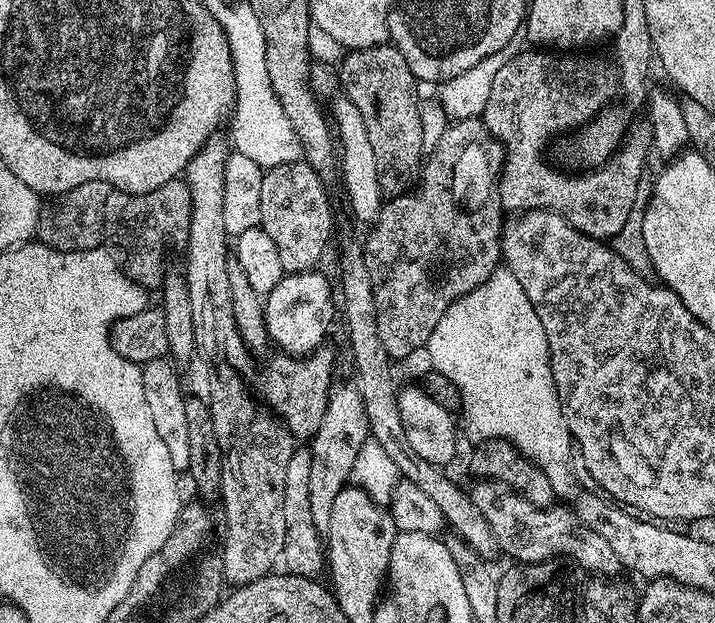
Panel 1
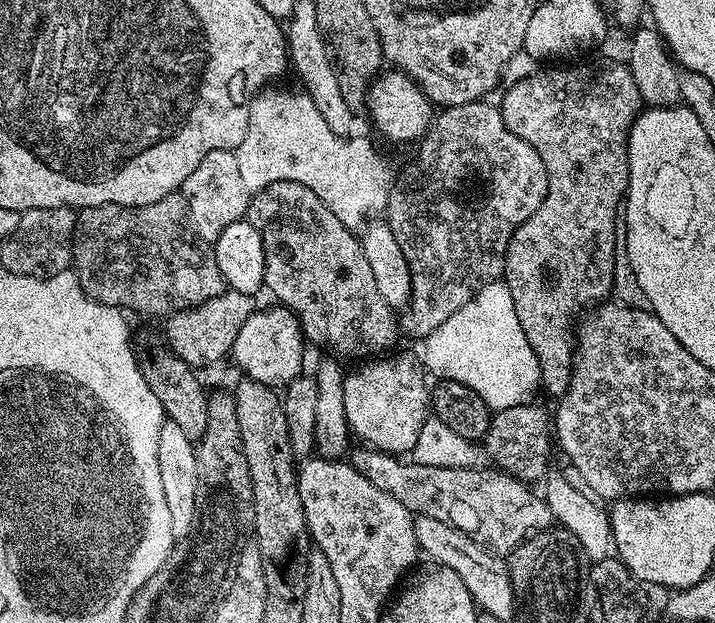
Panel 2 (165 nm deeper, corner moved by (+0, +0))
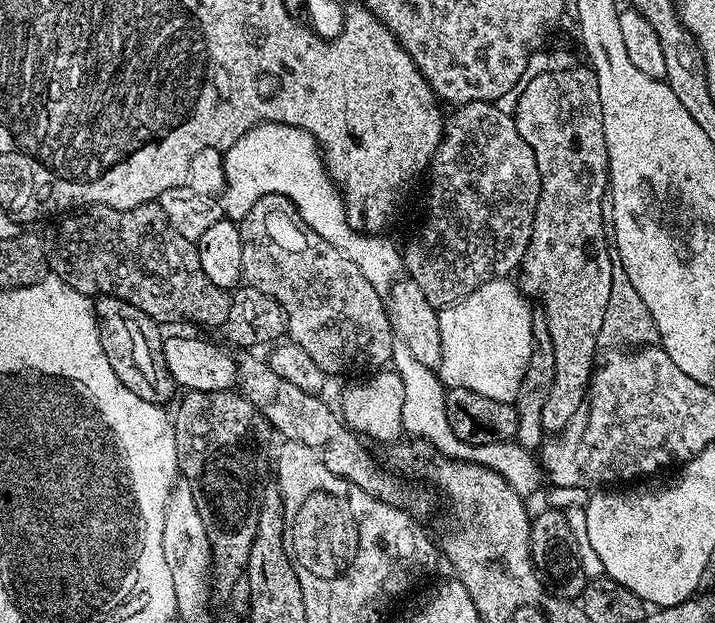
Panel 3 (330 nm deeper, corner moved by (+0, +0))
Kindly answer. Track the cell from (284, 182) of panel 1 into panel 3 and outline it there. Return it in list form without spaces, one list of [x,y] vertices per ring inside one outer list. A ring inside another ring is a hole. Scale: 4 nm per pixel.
[[[266,194],[239,221],[242,238],[242,280],[247,287],[270,294],[284,311],[287,335],[329,377],[339,372],[356,372],[359,368],[380,370],[392,359],[394,337],[386,300],[362,278],[362,270],[326,238],[322,238],[296,214],[296,208],[284,196]]]

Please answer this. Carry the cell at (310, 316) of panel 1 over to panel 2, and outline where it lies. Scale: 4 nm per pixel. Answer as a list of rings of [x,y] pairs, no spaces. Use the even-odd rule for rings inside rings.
[[[283,306],[271,307],[272,308],[266,309],[265,312],[260,312],[260,310],[253,311],[252,316],[250,318],[246,318],[246,326],[242,326],[242,330],[238,330],[238,338],[234,342],[230,356],[231,359],[236,359],[237,366],[244,371],[241,373],[243,373],[247,379],[257,380],[258,382],[262,382],[263,384],[267,384],[269,386],[287,386],[287,384],[289,384],[294,377],[301,375],[303,368],[300,367],[304,364],[304,348],[306,349],[306,341],[304,339],[304,333],[300,331],[300,324],[296,321],[296,313]]]

